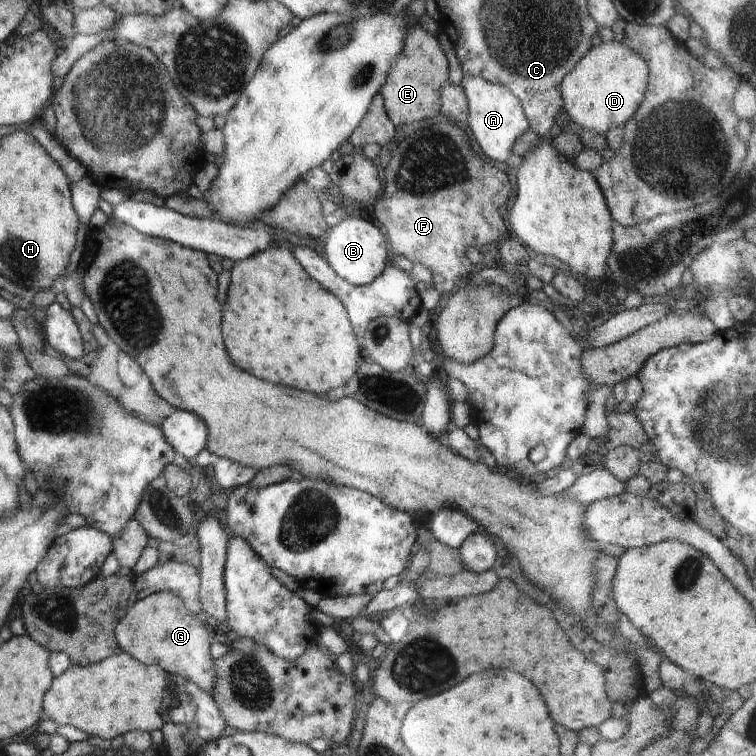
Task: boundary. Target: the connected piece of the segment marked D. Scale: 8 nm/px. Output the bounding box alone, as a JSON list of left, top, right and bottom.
[561,39,649,136]

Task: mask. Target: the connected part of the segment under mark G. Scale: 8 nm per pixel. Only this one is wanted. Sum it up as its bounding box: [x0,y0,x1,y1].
[115,591,215,694]

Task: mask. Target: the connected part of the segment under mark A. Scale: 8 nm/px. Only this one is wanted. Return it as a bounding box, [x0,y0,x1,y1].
[461,75,529,165]

